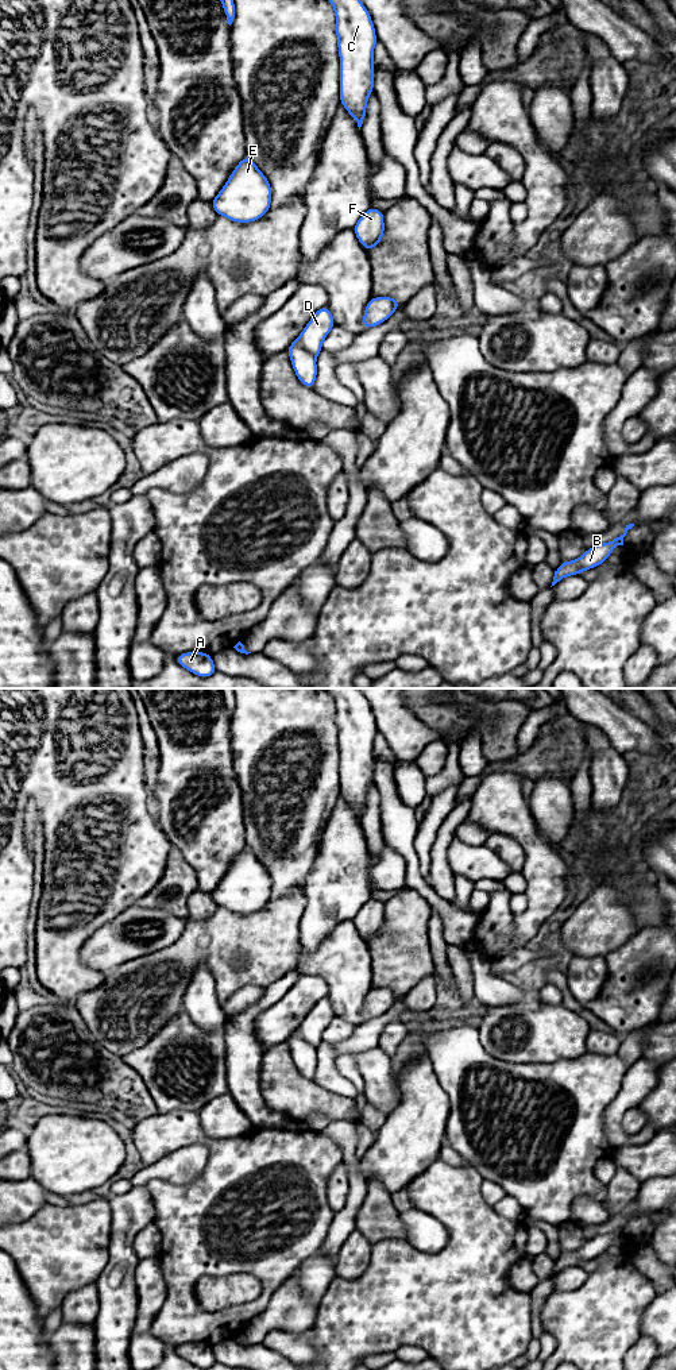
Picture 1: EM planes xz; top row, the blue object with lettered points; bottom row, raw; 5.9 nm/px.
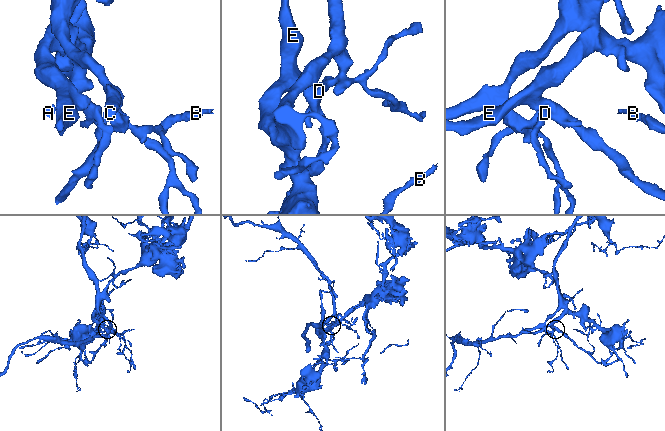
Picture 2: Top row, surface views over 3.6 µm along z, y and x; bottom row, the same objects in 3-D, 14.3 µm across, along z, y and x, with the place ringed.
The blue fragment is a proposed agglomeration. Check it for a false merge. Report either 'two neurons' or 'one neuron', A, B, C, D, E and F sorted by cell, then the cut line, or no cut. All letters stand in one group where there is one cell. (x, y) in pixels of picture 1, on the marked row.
two neurons; A B C D F / E; cut in xz along (297, 338), (315, 357)

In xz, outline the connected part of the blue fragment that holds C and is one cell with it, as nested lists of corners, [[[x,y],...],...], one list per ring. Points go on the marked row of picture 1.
[[[329,0],[336,16],[340,58],[340,104],[360,130],[367,100],[374,92],[372,61],[378,43],[370,12],[360,0]]]

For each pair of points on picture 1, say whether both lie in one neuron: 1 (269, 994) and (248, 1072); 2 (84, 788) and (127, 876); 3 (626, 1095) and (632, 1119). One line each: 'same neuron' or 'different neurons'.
1: same neuron
2: same neuron
3: different neurons

